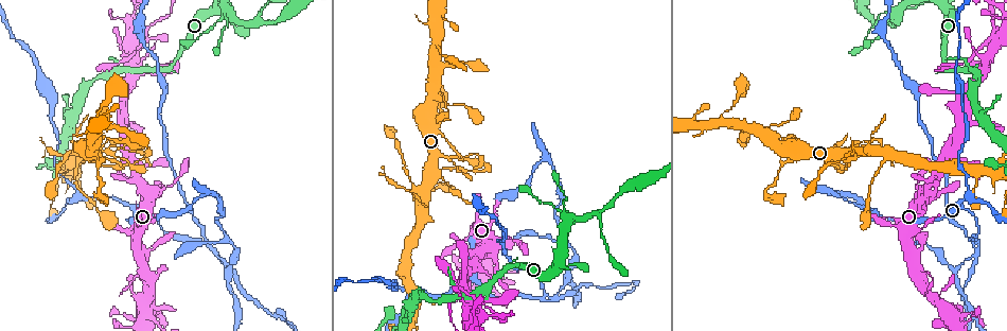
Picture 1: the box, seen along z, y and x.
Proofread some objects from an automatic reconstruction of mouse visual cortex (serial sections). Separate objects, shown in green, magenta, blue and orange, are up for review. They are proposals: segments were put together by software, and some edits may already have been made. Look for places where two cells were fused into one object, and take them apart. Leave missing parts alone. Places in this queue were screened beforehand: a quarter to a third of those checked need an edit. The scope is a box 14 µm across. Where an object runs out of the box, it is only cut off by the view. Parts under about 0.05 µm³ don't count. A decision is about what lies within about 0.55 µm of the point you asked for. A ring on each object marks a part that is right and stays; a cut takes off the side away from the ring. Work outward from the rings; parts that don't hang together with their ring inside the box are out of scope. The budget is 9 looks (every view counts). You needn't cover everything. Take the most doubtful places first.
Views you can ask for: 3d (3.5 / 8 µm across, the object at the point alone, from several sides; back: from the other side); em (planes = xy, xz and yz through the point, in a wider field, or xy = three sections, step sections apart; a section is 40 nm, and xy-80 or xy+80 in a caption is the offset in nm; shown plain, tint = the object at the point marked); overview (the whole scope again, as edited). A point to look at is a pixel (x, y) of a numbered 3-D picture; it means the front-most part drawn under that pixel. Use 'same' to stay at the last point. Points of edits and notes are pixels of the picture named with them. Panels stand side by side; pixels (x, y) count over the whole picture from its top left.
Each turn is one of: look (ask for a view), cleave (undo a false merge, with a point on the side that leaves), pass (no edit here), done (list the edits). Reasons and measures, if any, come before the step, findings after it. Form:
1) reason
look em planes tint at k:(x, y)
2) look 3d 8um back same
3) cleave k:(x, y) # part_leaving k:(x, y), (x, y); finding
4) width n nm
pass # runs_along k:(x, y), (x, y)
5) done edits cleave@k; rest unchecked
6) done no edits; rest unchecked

three-way junction
look 3d 3.5um back at 1:(201, 240)

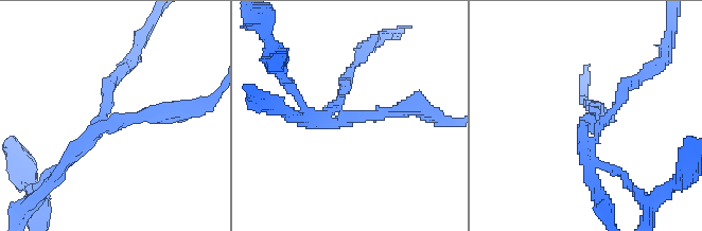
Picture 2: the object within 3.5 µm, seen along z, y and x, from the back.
arms 3; arm_widths 150, 150, 200 nm; now the EM
look em xy step 3 tint at 2:(590, 124)

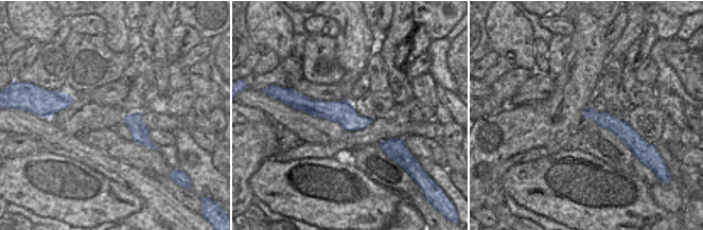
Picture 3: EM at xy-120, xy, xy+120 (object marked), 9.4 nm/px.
cut it another way
look em xy step 2 tint same

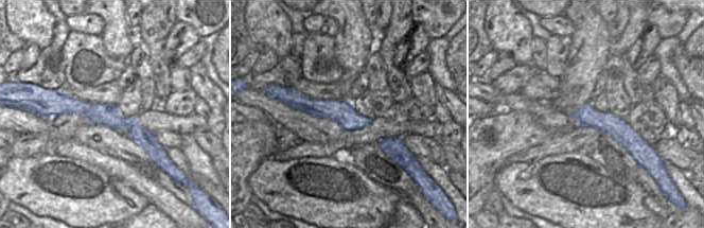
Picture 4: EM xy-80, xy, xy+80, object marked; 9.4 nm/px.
cleave 2:(349, 80) # border 4:(125, 118), (127, 127); two cells meet here

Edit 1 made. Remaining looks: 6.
abrupt turn
look 3d 8um at 1:(424, 193)

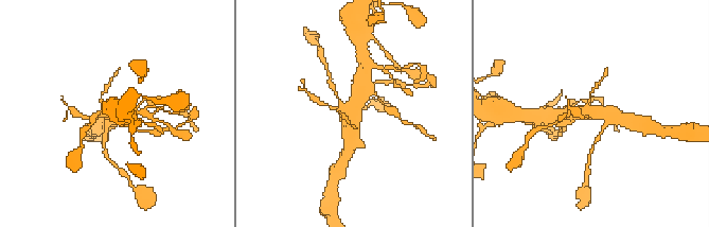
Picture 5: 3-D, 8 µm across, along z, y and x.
look em xy step 5 tint at 5:(593, 113)

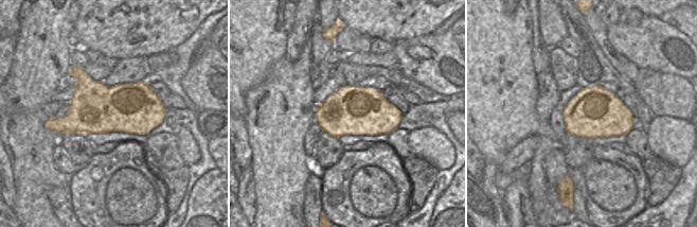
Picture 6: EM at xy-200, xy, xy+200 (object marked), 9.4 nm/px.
pass # runs_along 5:(362, 86), (352, 112), (350, 142); one cell here

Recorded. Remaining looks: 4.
arms part here
look 3d 3.5um at 1:(893, 23)

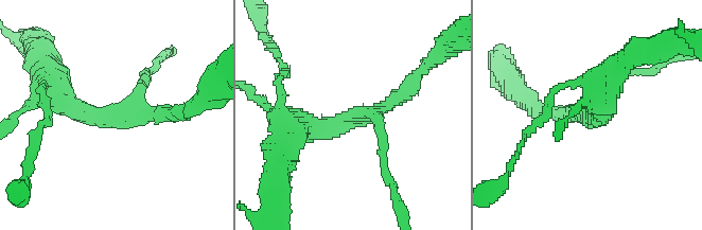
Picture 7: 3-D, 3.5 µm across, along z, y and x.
look em xy step 3 tint at 7:(353, 119)

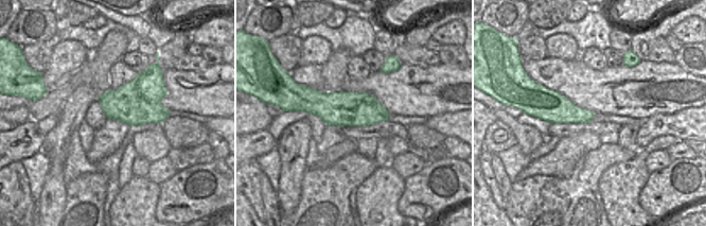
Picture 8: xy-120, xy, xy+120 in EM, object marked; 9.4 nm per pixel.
arms 3; arm_widths 150, 200, 350 nm
pass # runs_along 7:(294, 128), (366, 114), (415, 80); one cell here

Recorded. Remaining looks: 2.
three-way junction
look 3d 3.5um back at 1:(80, 198)

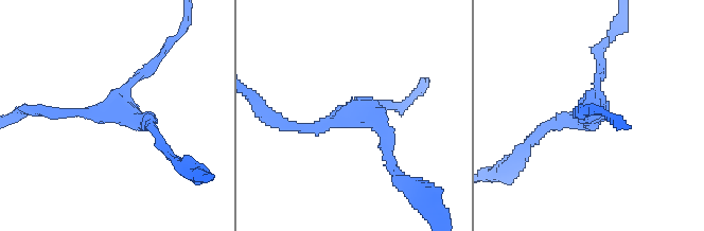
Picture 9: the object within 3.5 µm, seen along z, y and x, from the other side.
arms 3; arm_widths 150, 150, 200 nm; need the tissue
look em xy step 5 tint at 9:(114, 108)

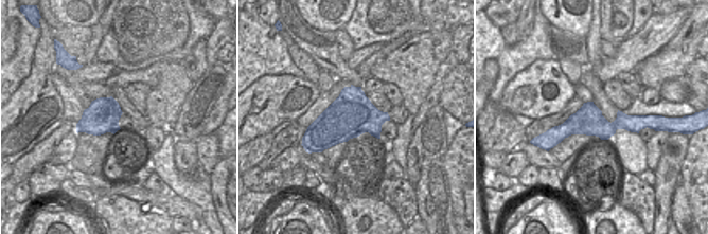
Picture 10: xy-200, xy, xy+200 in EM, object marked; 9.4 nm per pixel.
width 420 nm
pass # runs_along 10:(645, 119), (570, 126), (546, 136); all the same cell

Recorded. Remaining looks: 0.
done edits cleave@2; rest unchecked

